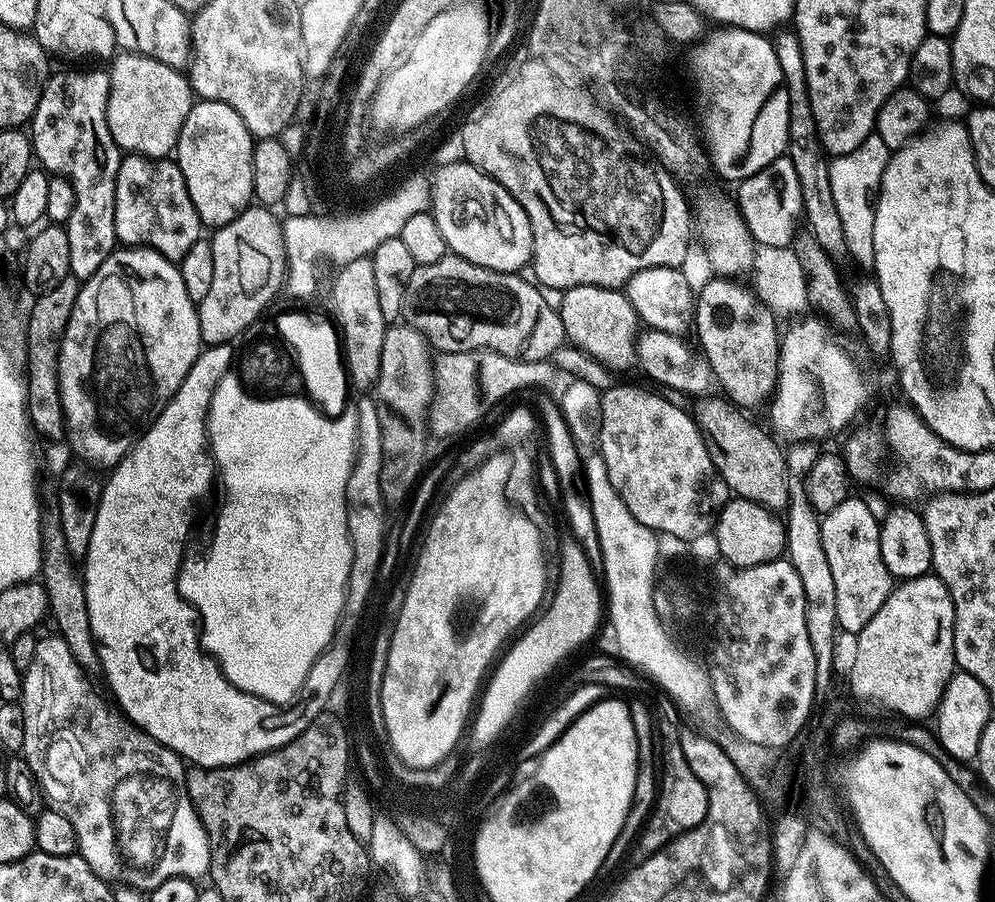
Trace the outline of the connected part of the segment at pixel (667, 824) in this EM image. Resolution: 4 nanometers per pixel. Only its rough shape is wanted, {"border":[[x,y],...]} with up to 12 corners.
{"border":[[667,696],[653,703],[660,781],[629,851],[637,866],[691,833],[708,791],[682,751]]}

